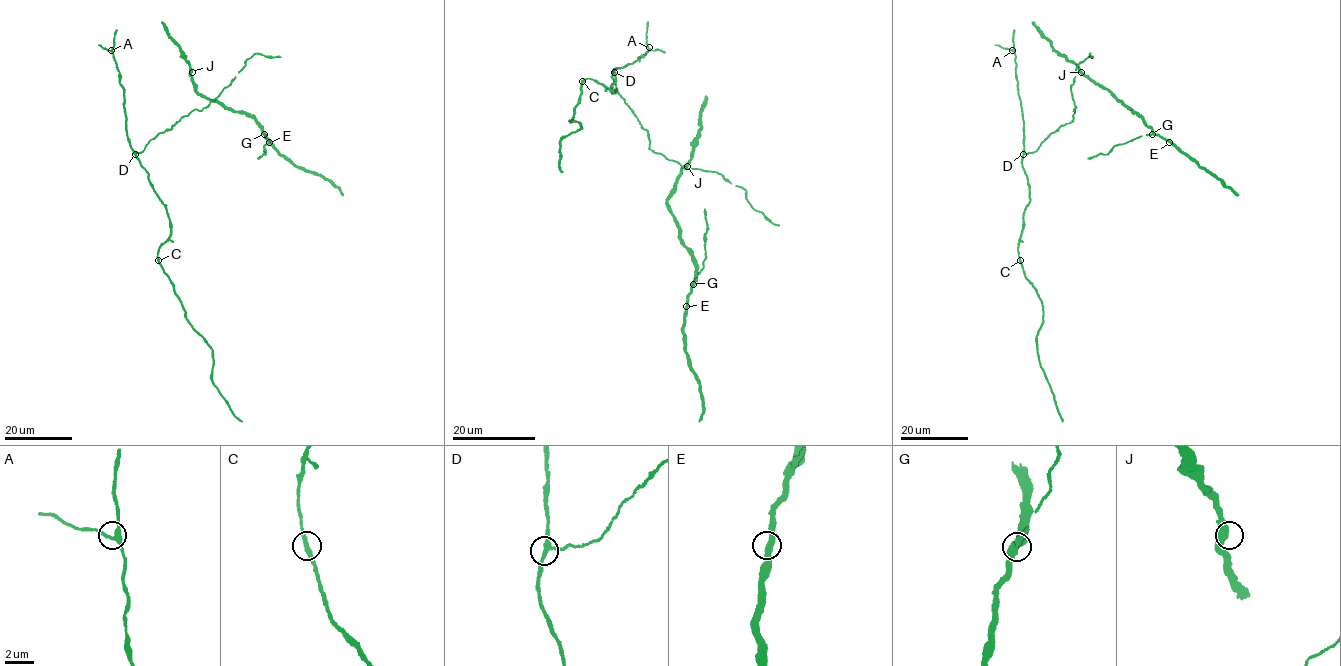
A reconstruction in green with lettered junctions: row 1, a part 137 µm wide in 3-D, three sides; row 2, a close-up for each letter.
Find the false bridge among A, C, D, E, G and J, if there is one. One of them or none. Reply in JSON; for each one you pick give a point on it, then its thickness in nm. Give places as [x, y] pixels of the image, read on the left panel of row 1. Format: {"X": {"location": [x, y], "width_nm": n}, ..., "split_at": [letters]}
{"split_at": []}

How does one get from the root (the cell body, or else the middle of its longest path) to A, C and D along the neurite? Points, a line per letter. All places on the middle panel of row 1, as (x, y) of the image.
A: (630, 107), (618, 93), (613, 70), (638, 61), (649, 47)
C: (630, 107), (618, 93), (614, 72), (610, 89), (613, 93), (615, 90), (593, 79), (582, 80)
D: (630, 107), (618, 93), (612, 78), (614, 72)

